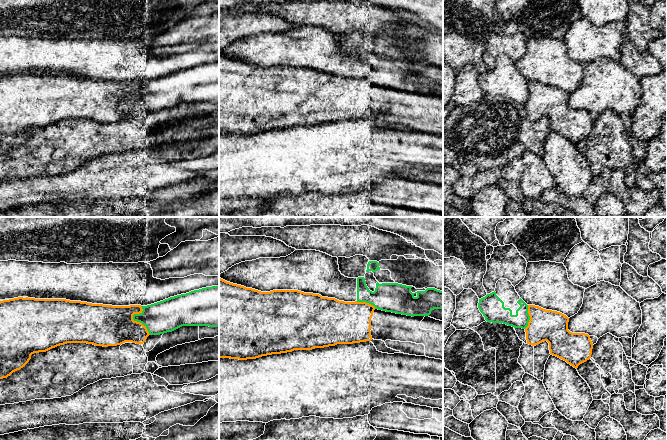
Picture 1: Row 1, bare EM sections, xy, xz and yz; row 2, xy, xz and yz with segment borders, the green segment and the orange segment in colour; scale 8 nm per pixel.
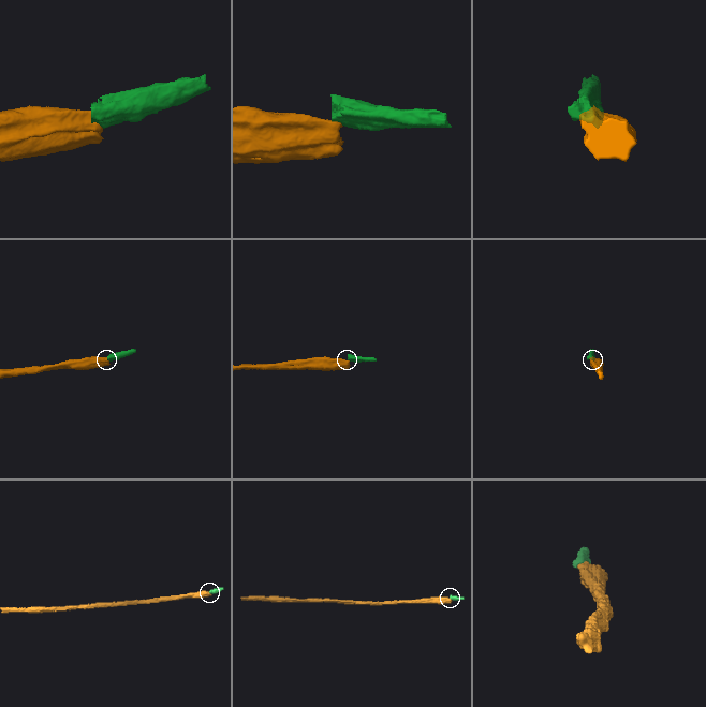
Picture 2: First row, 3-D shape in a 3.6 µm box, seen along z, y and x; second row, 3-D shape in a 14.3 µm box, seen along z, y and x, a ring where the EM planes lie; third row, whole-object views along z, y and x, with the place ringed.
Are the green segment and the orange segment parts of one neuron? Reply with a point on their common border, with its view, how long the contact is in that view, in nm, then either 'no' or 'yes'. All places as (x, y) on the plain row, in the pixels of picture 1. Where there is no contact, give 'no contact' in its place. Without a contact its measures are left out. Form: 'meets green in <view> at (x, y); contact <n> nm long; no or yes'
meets green in xy at (134, 96); contact 240 nm long; no

